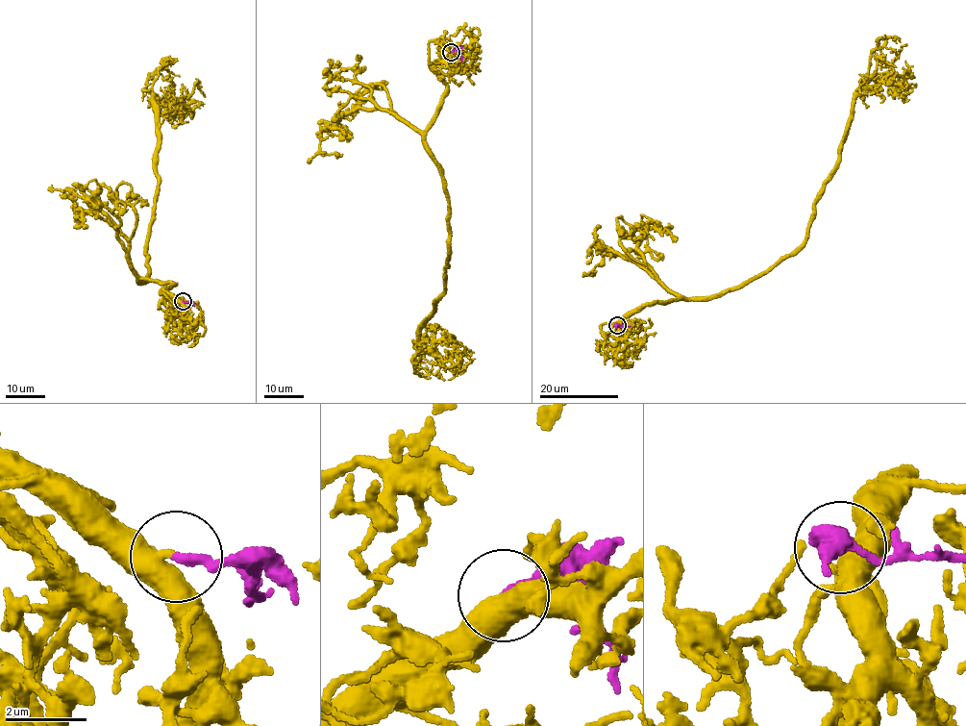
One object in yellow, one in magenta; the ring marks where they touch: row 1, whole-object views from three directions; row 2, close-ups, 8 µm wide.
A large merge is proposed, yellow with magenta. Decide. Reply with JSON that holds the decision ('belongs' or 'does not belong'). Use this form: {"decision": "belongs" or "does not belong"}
{"decision": "belongs"}

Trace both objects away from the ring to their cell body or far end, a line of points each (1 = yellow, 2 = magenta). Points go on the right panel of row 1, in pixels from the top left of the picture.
1: (616, 326), (649, 304), (717, 297), (794, 251), (839, 157), (852, 102), (880, 79), (879, 59), (896, 67)
2: (616, 326), (630, 326)

